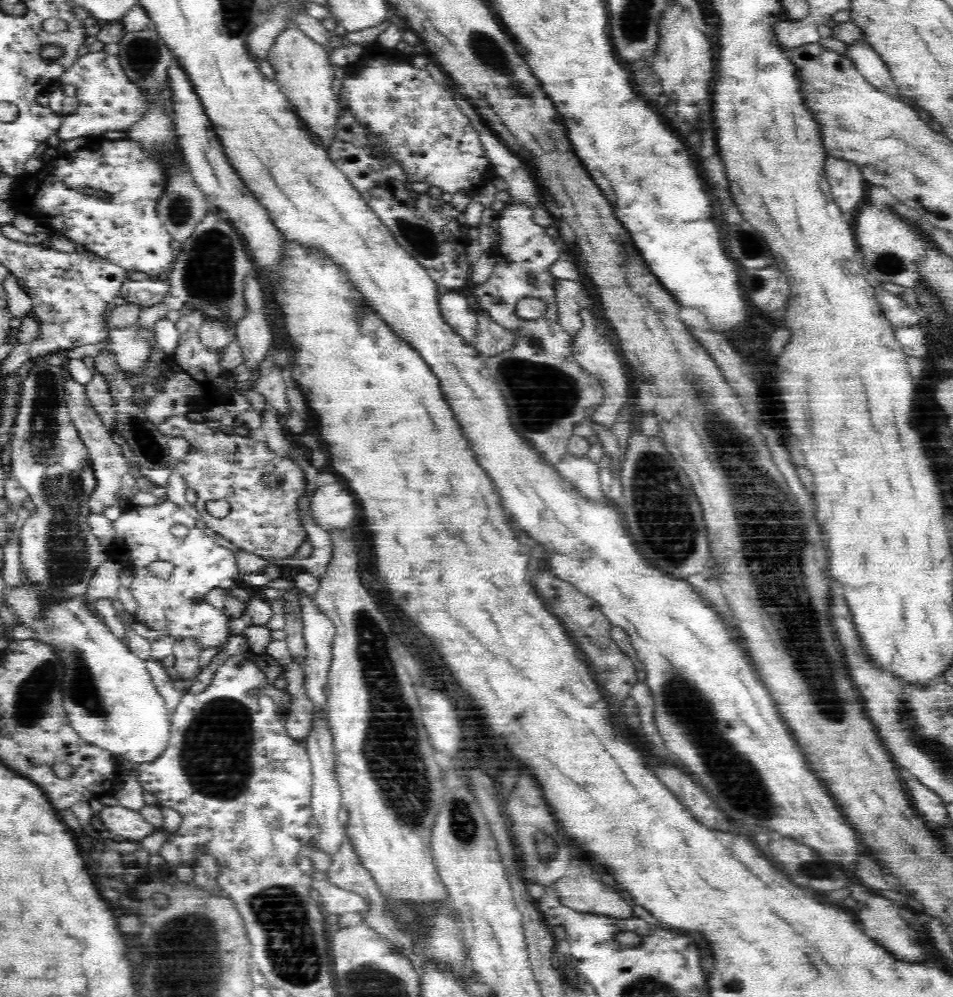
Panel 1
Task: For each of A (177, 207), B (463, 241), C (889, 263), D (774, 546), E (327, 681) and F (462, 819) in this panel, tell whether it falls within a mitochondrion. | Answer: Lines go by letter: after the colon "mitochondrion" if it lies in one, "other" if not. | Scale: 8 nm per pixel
A: mitochondrion
B: other
C: mitochondrion
D: mitochondrion
E: other
F: mitochondrion

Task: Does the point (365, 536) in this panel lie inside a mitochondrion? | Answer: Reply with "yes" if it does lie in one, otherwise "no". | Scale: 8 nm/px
no

